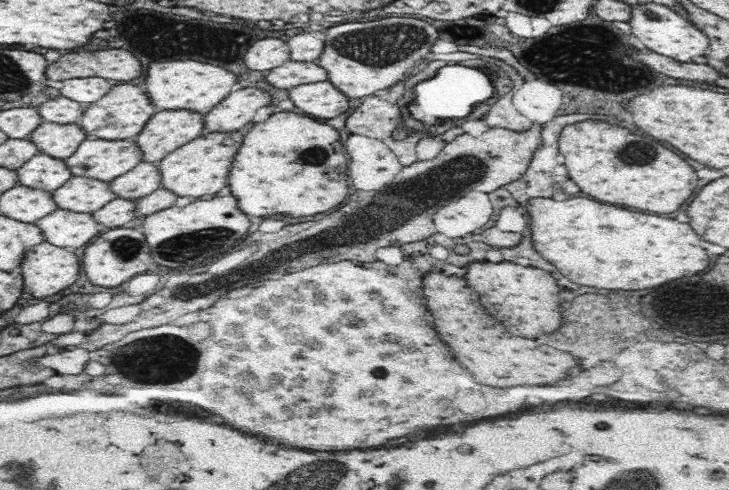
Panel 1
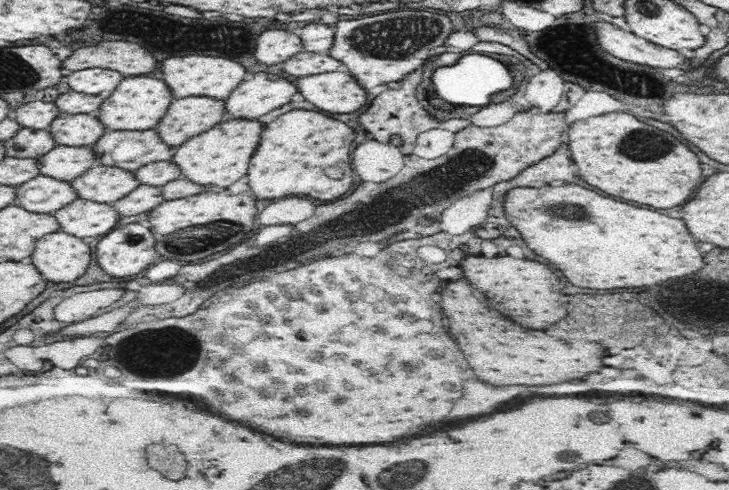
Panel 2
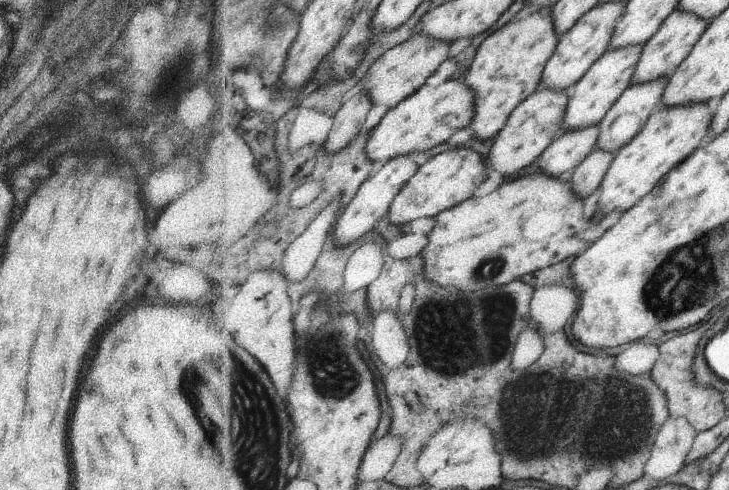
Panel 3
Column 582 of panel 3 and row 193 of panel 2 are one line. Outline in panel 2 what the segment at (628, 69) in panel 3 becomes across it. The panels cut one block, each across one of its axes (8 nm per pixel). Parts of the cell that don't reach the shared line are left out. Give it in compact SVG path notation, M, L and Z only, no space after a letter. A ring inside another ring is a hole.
M96 165L71 180L82 200L115 203L139 188L138 175L122 166Z

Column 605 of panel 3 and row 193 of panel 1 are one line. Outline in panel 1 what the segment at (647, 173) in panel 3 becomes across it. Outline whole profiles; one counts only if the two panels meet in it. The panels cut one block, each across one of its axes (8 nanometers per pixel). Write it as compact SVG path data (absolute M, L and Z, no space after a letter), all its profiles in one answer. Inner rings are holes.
M239 131L230 132L204 132L194 140L180 148L169 152L158 163L162 188L166 188L178 196L193 196L196 198L209 198L229 186L232 164L235 156L242 146L244 135Z

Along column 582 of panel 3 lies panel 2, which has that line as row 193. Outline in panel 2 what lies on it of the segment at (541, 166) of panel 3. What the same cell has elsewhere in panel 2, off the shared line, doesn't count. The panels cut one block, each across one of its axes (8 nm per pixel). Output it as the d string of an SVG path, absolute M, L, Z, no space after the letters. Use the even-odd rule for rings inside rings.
M140 185L136 191L113 203L113 209L121 218L148 213L163 201L161 192L160 187Z

